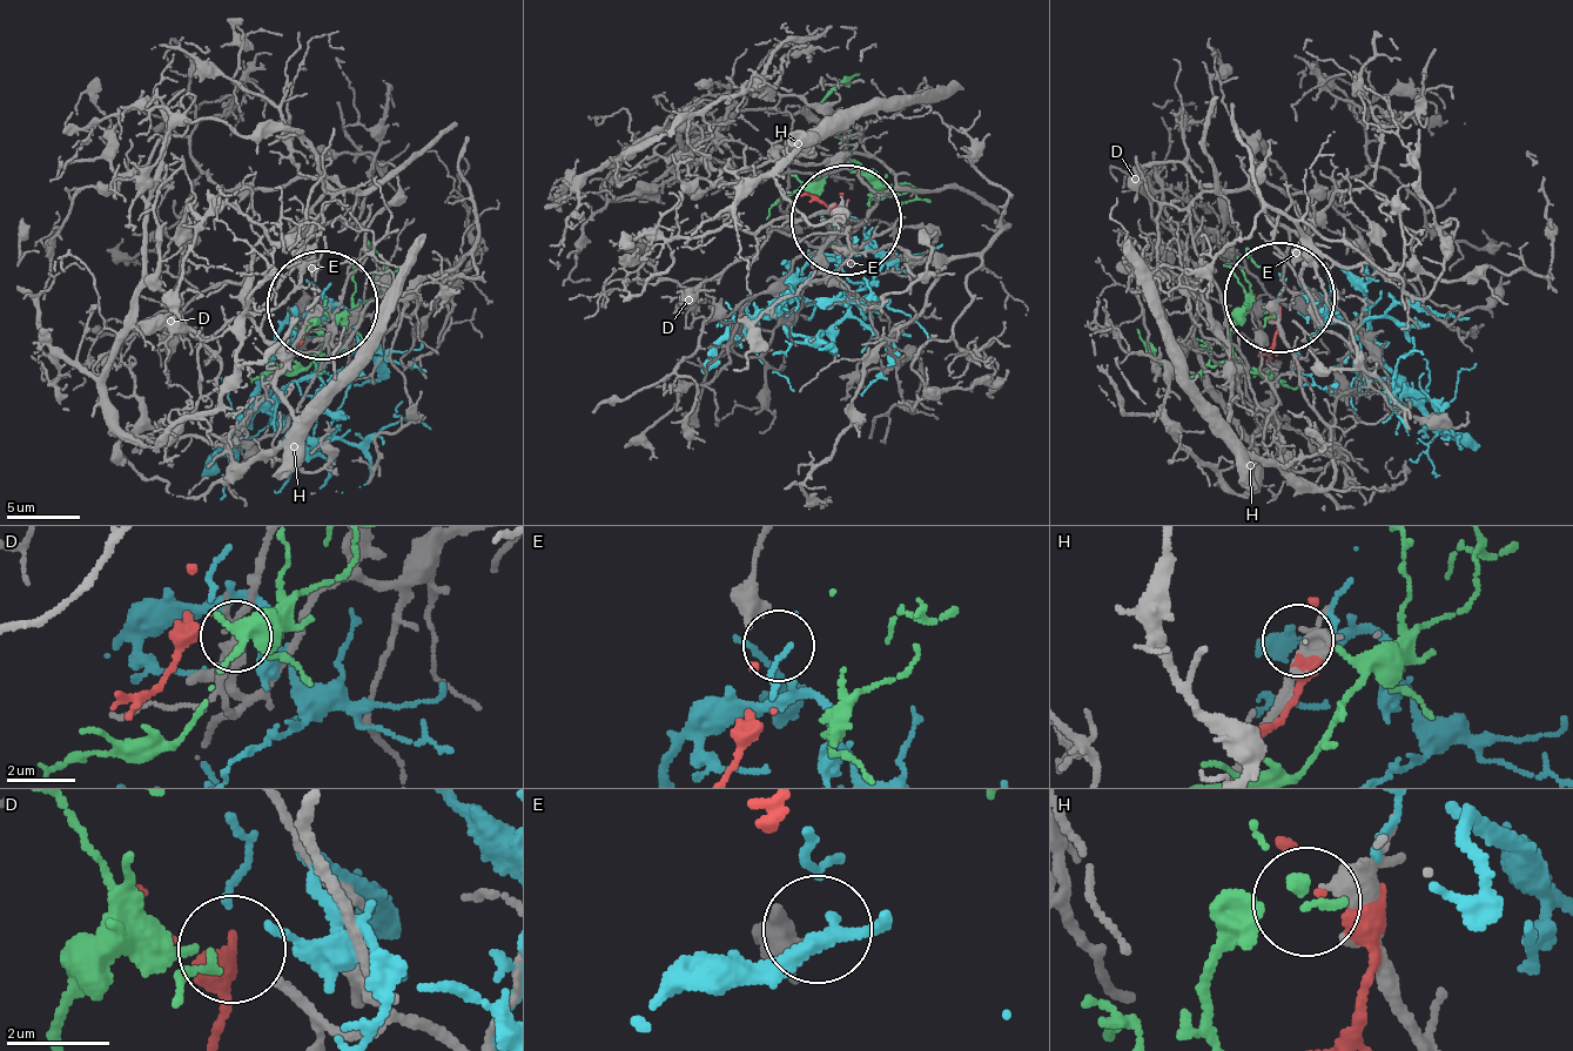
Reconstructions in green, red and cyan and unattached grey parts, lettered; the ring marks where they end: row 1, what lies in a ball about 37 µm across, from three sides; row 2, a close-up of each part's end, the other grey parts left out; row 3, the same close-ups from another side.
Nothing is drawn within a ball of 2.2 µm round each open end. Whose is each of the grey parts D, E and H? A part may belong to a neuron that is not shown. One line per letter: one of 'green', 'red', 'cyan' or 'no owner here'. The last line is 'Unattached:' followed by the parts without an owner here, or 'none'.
D: green
E: cyan
H: no owner here
Unattached: H

